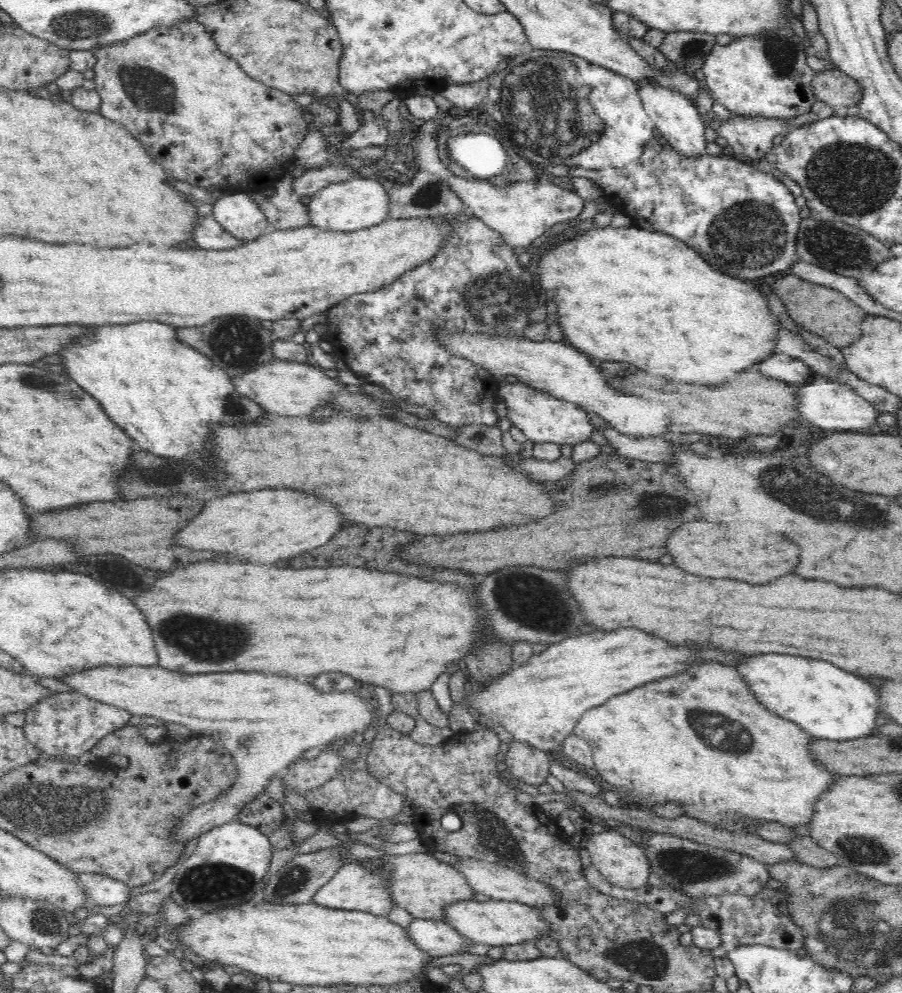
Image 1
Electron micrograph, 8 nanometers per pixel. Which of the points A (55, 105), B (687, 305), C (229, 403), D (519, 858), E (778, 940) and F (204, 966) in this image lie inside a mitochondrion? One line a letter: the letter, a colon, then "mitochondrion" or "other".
A: other
B: other
C: mitochondrion
D: mitochondrion
E: other
F: other

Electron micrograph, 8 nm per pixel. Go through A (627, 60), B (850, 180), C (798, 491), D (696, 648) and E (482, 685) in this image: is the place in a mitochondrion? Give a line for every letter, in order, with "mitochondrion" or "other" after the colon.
A: other
B: mitochondrion
C: mitochondrion
D: other
E: other

